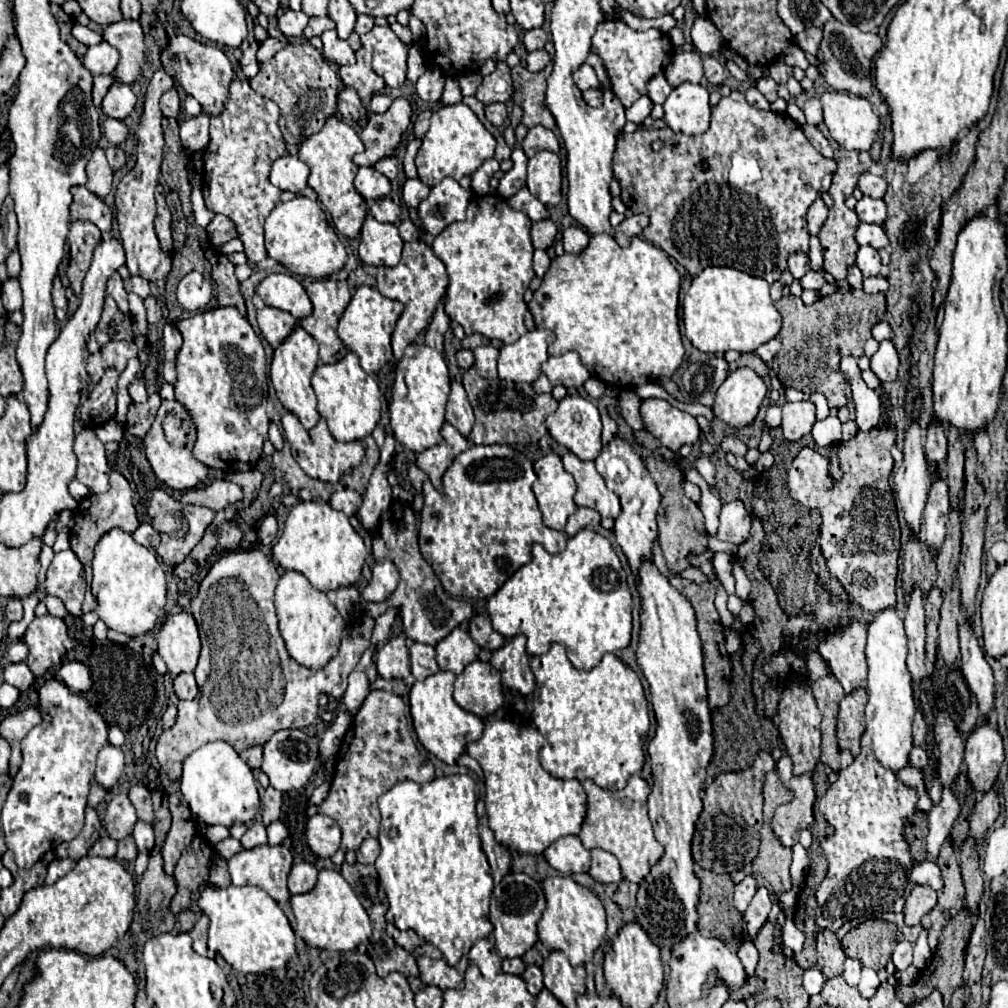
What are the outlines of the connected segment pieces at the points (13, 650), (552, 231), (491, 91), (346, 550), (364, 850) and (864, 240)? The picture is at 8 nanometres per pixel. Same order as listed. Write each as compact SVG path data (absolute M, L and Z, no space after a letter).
M14 642L8 648L8 660L10 662L26 662L28 658L28 646L24 642Z
M538 220L532 224L530 228L530 236L532 236L532 244L534 248L550 248L554 244L554 236L556 236L556 226L552 220Z
M500 62L496 70L488 76L484 76L476 98L482 104L492 102L508 102L512 98L512 80L510 80L510 68L506 62Z
M322 502L296 504L284 524L278 542L272 546L272 558L284 568L304 574L310 584L320 590L336 590L340 586L354 586L362 576L362 564L366 558L364 540L350 526L344 512L332 510Z
M368 838L362 842L360 850L356 852L356 860L360 864L374 864L376 858L378 858L378 852L380 852L380 844L376 838Z
M860 224L856 230L856 242L860 246L866 244L866 246L880 250L880 248L888 246L888 236L886 236L884 228L878 224Z

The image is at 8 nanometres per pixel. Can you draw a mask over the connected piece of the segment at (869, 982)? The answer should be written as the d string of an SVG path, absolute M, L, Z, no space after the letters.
M862 968L862 978L860 978L860 984L858 984L858 990L864 998L872 998L876 994L880 986L880 980L878 980L878 974L876 970L872 968Z

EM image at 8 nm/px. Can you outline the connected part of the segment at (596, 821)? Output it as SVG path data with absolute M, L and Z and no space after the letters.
M634 774L626 788L610 792L604 788L598 788L592 780L582 782L586 794L588 794L588 814L584 820L584 826L580 830L580 840L582 844L592 850L592 848L602 848L610 854L614 854L620 860L620 868L626 880L642 880L652 864L664 854L662 844L654 838L652 832L652 822L648 818L648 808L646 800L650 794L650 786L640 774Z

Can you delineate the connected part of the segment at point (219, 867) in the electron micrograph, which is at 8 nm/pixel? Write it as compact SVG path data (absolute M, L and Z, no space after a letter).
M214 854L212 864L210 864L210 884L216 888L228 888L232 884L230 874L228 874L228 862Z

